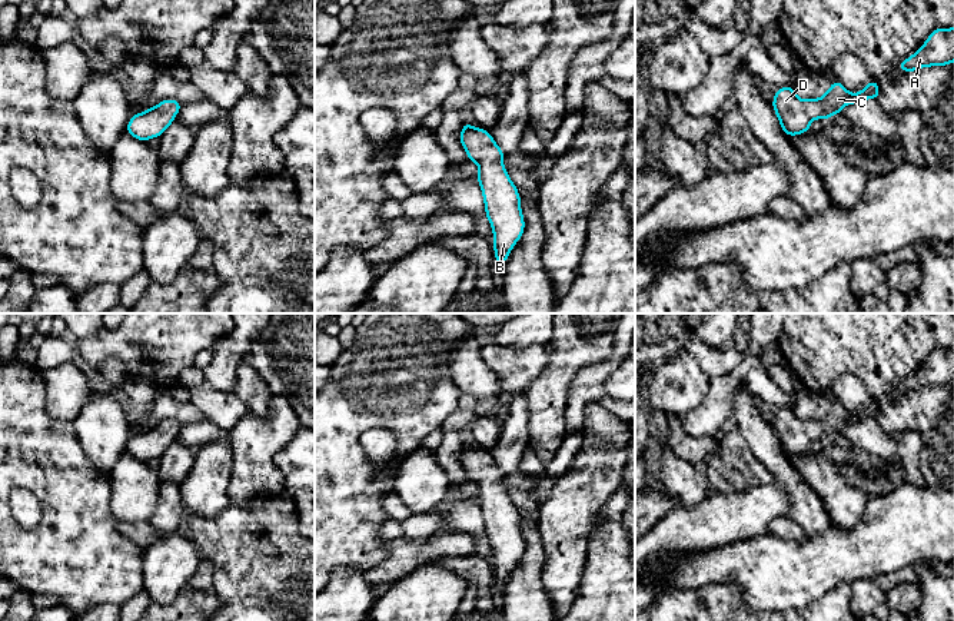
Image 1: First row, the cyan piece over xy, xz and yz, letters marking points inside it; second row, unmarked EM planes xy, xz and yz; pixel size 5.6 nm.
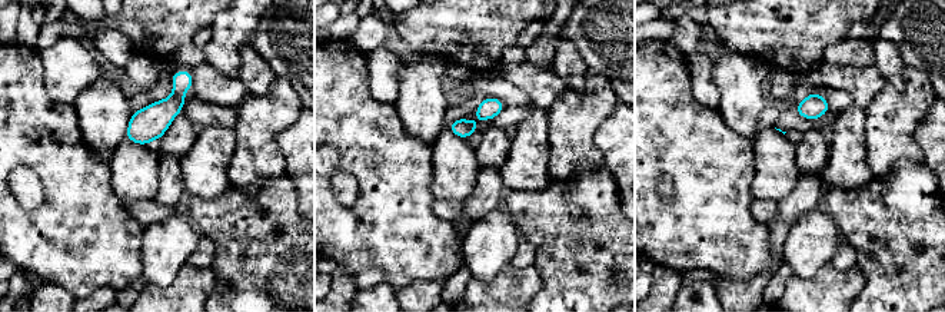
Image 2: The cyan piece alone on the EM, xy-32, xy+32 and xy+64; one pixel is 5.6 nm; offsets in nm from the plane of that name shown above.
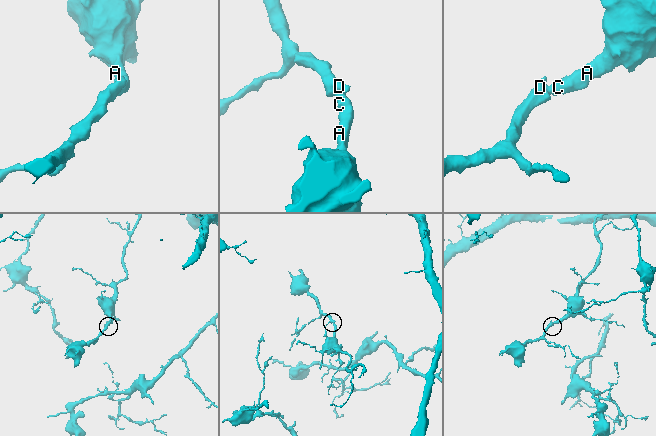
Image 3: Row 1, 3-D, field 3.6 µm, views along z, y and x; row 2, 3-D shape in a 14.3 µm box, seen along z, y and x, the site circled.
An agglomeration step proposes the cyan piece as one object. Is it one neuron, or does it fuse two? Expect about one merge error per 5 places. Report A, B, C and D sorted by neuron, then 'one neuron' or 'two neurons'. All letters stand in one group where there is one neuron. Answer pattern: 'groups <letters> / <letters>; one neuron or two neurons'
groups A B C D; one neuron

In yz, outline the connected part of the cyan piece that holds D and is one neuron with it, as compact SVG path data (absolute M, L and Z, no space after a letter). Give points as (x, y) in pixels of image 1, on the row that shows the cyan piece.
M835 79L820 99L801 100L795 94L794 86L784 86L775 90L771 104L782 132L791 137L808 132L812 119L828 120L834 114L842 114L845 104L858 104L867 99L878 100L878 97L880 86L874 79L857 94L850 93L841 82Z

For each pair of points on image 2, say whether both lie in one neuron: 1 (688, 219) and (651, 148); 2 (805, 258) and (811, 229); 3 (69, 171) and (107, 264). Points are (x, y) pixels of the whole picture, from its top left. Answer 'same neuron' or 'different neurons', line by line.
1: same neuron
2: same neuron
3: same neuron

